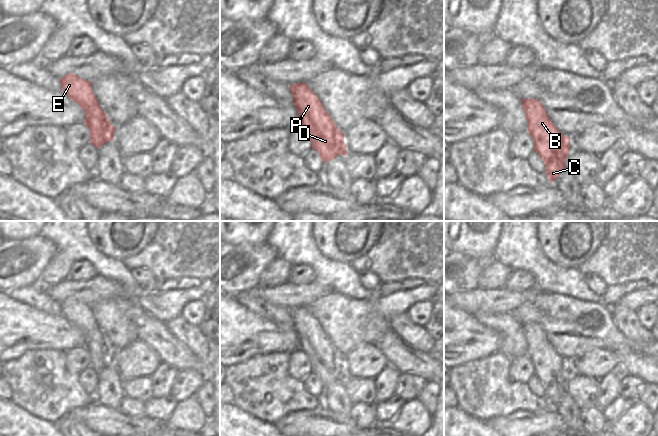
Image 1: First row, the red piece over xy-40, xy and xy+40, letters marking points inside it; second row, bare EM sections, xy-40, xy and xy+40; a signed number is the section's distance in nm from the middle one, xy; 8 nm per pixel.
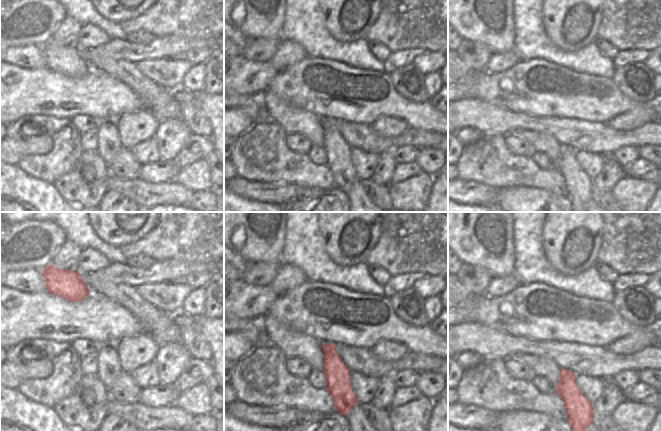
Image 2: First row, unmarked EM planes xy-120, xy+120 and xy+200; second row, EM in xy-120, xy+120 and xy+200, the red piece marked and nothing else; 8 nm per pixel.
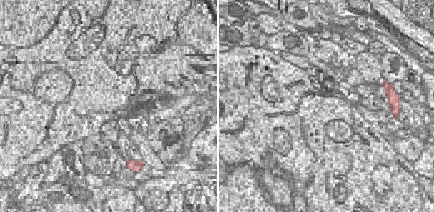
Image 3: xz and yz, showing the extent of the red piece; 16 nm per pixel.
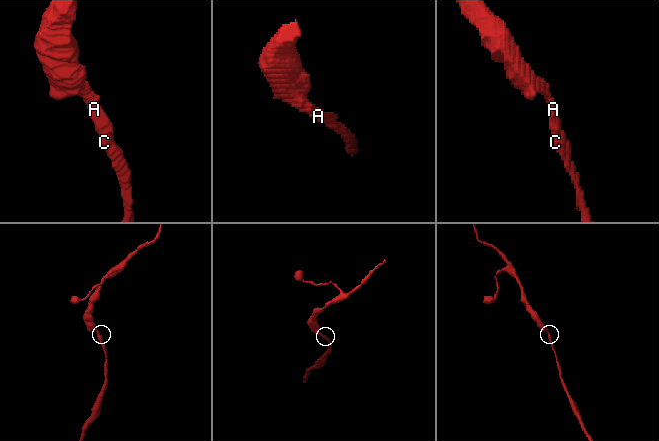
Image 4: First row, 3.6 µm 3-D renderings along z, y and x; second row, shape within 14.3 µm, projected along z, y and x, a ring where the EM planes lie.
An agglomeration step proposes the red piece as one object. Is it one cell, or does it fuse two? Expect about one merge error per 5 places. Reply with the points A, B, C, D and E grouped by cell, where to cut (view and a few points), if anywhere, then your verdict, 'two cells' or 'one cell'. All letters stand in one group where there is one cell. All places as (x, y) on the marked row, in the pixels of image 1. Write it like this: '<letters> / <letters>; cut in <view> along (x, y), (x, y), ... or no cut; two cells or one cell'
A B C D E; no cut; one cell

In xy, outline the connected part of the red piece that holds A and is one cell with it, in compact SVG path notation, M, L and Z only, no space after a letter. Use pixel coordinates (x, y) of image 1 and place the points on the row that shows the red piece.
M307 83L290 85L294 106L298 110L298 122L308 132L315 149L324 163L338 155L348 154L344 133L336 126L316 93Z

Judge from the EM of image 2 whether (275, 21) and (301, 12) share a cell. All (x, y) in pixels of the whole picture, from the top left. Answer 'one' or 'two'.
two

